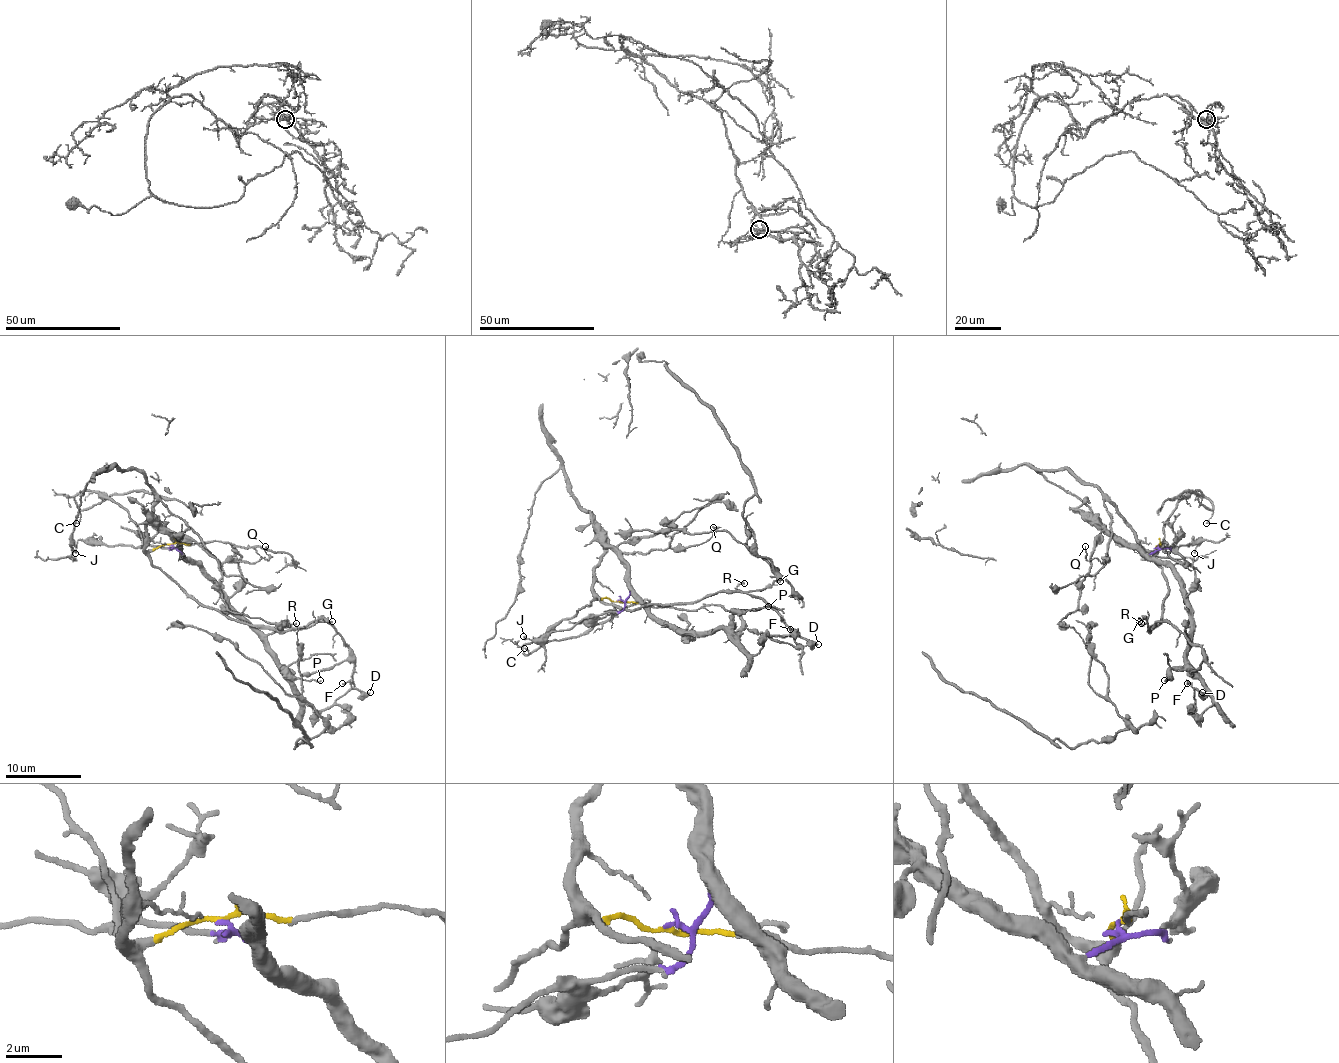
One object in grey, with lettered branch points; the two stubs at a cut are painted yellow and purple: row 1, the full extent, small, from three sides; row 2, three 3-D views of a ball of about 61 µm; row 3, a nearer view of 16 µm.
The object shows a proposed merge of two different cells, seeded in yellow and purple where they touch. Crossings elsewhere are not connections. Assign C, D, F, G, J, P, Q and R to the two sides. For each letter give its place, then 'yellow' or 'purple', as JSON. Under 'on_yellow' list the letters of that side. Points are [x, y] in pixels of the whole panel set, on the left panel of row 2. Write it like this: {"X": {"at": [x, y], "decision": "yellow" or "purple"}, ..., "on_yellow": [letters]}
{"C": {"at": [76, 523], "decision": "yellow"}, "D": {"at": [370, 692], "decision": "purple"}, "F": {"at": [342, 683], "decision": "purple"}, "G": {"at": [332, 621], "decision": "yellow"}, "J": {"at": [75, 553], "decision": "purple"}, "P": {"at": [320, 680], "decision": "purple"}, "Q": {"at": [265, 546], "decision": "yellow"}, "R": {"at": [296, 623], "decision": "yellow"}, "on_yellow": ["C", "G", "Q", "R"]}

